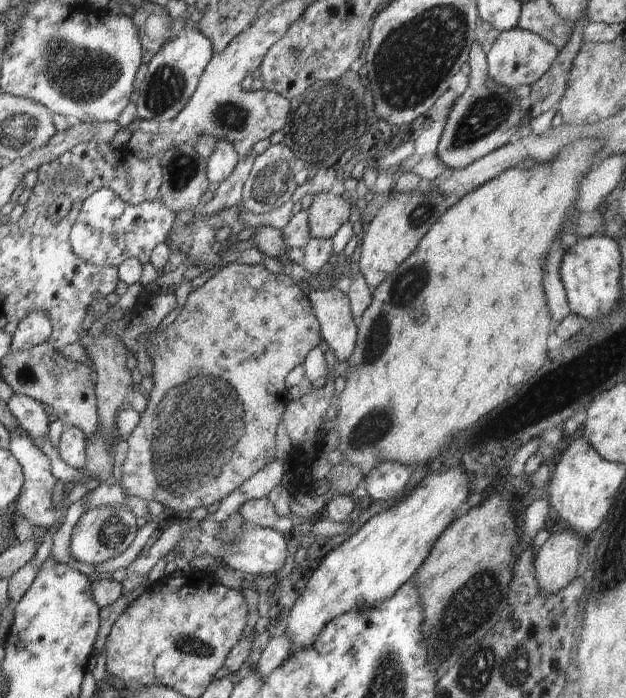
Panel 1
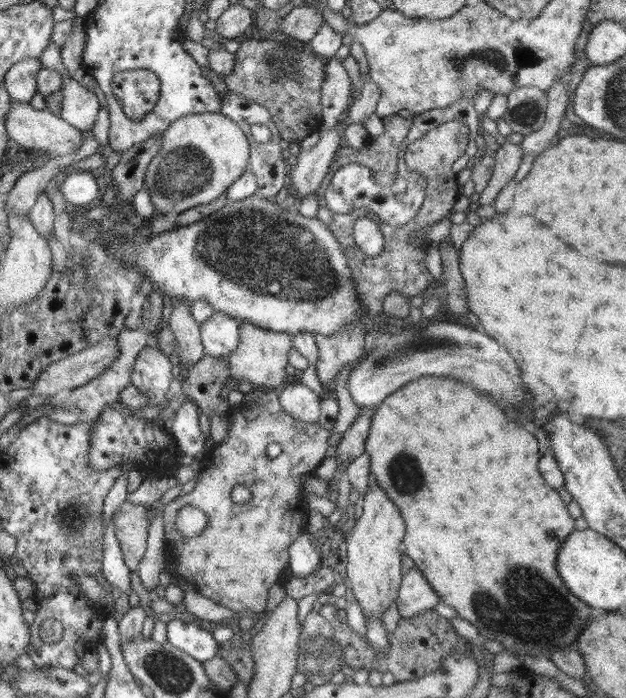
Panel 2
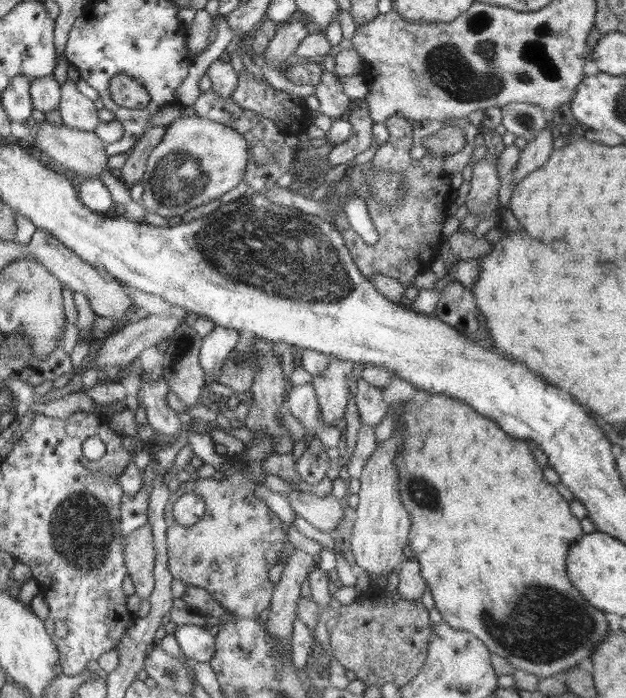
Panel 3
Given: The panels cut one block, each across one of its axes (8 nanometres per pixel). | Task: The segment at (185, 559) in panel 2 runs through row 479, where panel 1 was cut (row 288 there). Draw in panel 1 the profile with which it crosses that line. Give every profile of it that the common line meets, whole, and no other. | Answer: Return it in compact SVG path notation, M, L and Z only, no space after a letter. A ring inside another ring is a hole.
M227 263L218 268L216 274L202 286L188 295L184 307L173 324L170 324L166 330L160 330L160 332L153 330L146 335L142 344L144 344L148 356L152 358L154 386L147 398L146 410L140 413L140 422L124 445L126 458L122 464L122 489L142 500L158 501L167 509L169 515L173 515L178 511L192 511L198 507L208 507L214 502L221 502L272 460L275 453L276 427L283 419L282 414L286 410L286 405L291 401L288 387L285 384L286 376L293 368L303 364L308 352L318 347L320 340L323 339L318 319L307 295L304 285L294 282L288 275L270 273L264 264Z

